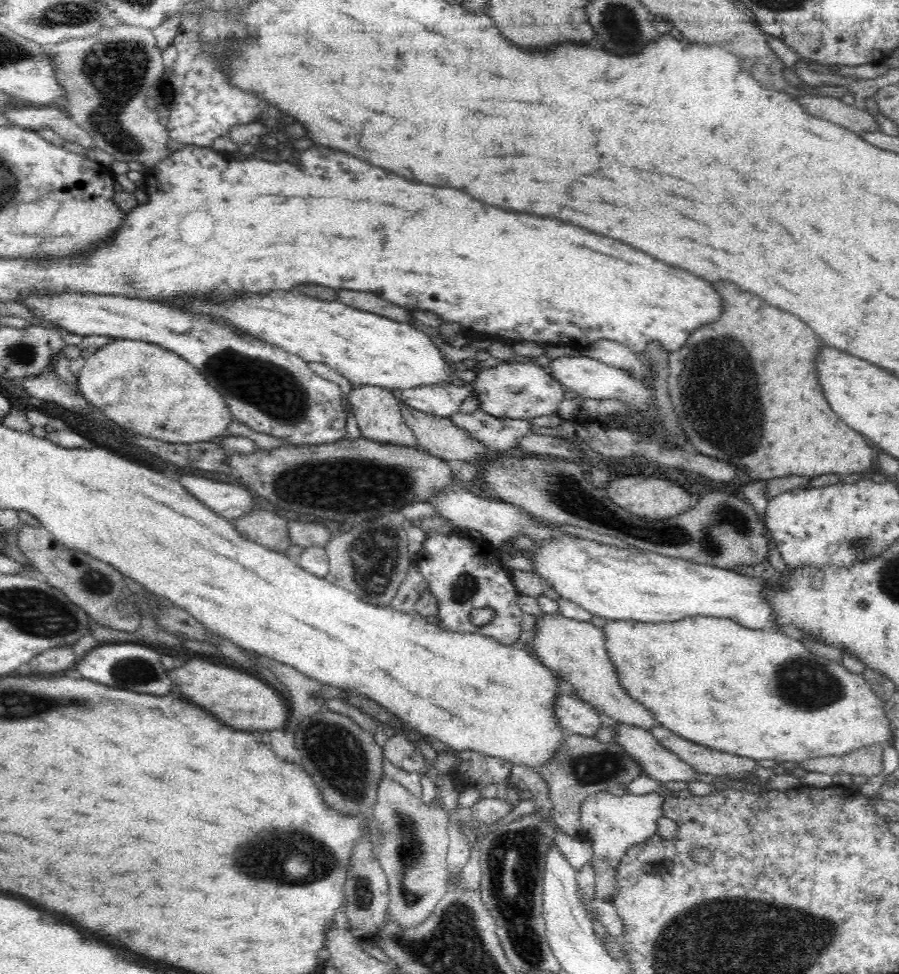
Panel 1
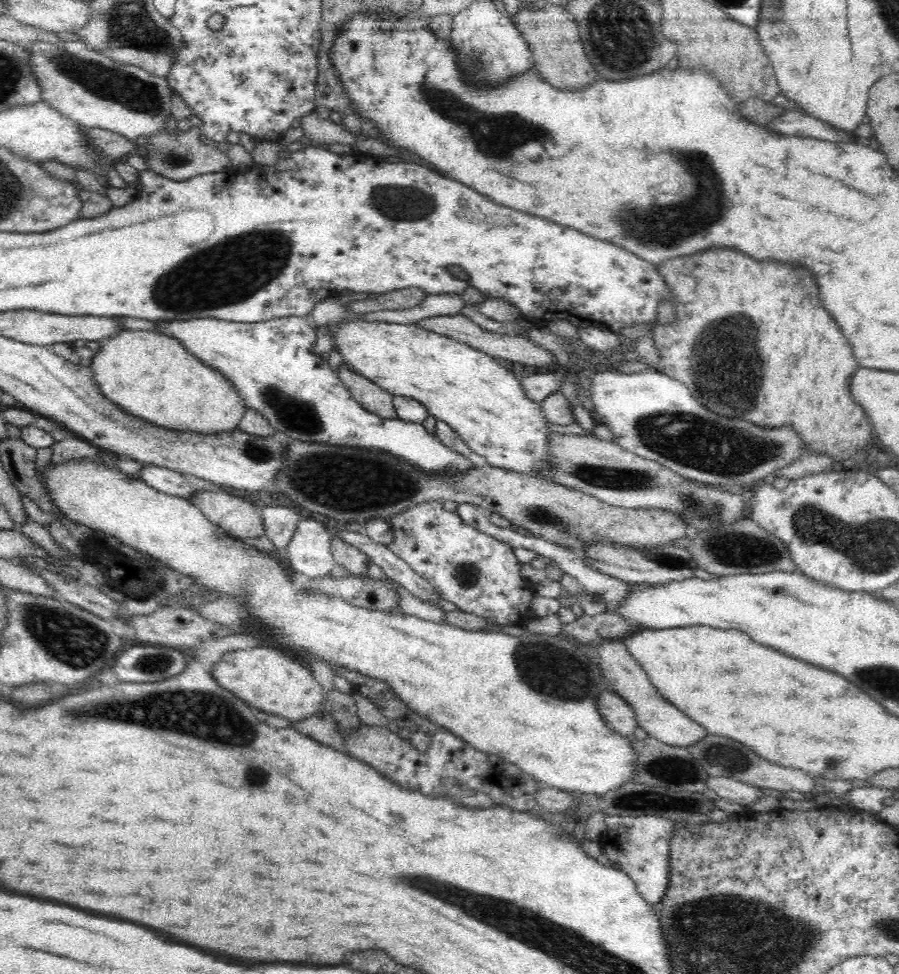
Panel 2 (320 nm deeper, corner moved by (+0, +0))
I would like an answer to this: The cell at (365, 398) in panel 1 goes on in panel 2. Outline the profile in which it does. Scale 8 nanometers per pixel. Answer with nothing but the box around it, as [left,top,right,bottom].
[337,363,398,418]

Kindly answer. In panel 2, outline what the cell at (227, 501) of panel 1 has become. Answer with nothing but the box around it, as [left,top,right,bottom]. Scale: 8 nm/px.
[137,465,196,499]

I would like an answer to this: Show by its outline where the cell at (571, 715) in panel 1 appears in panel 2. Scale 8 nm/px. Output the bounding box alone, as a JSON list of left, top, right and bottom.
[598,689,638,737]

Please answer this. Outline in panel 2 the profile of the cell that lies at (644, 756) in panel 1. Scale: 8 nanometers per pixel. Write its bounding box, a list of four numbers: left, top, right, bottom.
[706,776,765,808]

